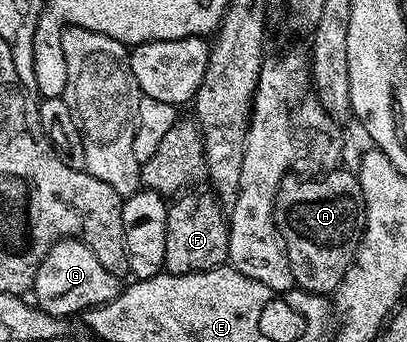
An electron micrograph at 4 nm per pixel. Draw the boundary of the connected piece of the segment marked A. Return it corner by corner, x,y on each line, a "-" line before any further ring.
330,170
319,180
293,180
287,178
274,195
274,225
278,227
278,237
286,249
286,257
294,275
295,285
303,292
333,294
358,252
362,231
366,228
366,199
357,175
353,171

